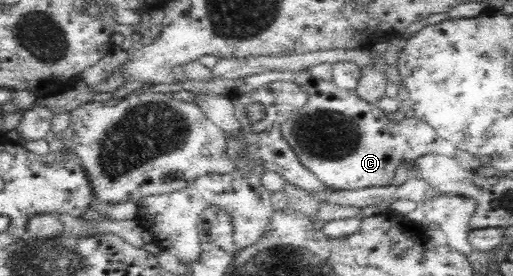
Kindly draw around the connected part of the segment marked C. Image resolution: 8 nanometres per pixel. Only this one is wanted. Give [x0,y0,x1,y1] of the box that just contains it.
[235,69,458,190]

